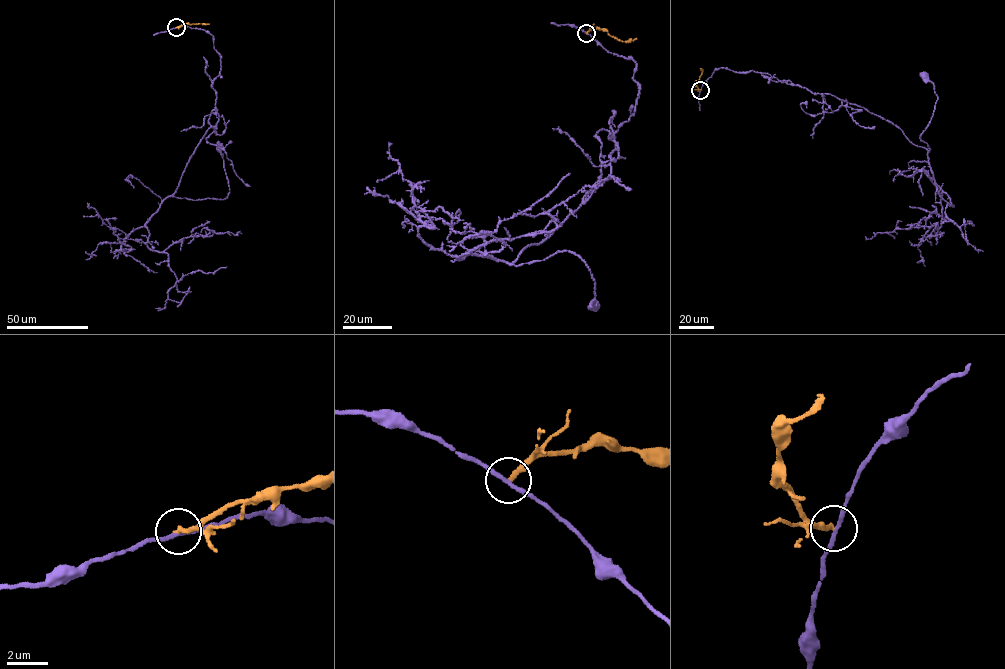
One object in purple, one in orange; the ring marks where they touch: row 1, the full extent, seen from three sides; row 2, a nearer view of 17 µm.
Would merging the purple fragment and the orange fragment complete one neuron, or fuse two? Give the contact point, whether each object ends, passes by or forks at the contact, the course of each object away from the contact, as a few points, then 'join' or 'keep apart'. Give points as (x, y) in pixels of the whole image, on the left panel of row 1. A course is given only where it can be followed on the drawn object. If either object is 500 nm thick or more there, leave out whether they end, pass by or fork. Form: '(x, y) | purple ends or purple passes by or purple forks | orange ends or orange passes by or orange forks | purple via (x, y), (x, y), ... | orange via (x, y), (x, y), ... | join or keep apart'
(176, 27) | purple passes by | orange ends | purple via (176, 27), (212, 35), (221, 68), (212, 85), (219, 120), (192, 155), (173, 196), (227, 197), (220, 147) | orange via (176, 27), (209, 24) | keep apart

